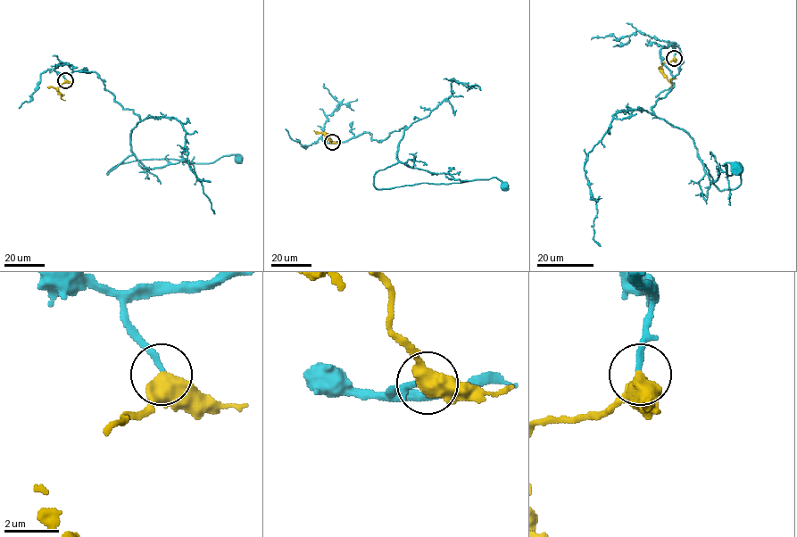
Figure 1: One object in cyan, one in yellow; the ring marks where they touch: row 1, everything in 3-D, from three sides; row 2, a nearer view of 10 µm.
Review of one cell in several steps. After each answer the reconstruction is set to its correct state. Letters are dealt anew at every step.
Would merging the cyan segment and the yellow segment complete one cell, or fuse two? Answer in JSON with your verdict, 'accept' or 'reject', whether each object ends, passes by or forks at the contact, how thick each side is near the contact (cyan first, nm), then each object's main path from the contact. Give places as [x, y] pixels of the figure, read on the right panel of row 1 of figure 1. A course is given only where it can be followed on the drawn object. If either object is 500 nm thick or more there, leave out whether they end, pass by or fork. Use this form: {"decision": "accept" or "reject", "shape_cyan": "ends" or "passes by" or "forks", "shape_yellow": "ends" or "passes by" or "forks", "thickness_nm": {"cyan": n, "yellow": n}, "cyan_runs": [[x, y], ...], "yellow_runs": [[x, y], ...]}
{"decision": "accept", "shape_cyan": "ends", "shape_yellow": "passes by", "thickness_nm": {"cyan": 200, "yellow": 480}, "cyan_runs": [[674, 57], [663, 46], [674, 86], [655, 115], [688, 134], [720, 190], [741, 183], [725, 163], [738, 168]], "yellow_runs": [[674, 58], [664, 61], [660, 69], [672, 86]]}

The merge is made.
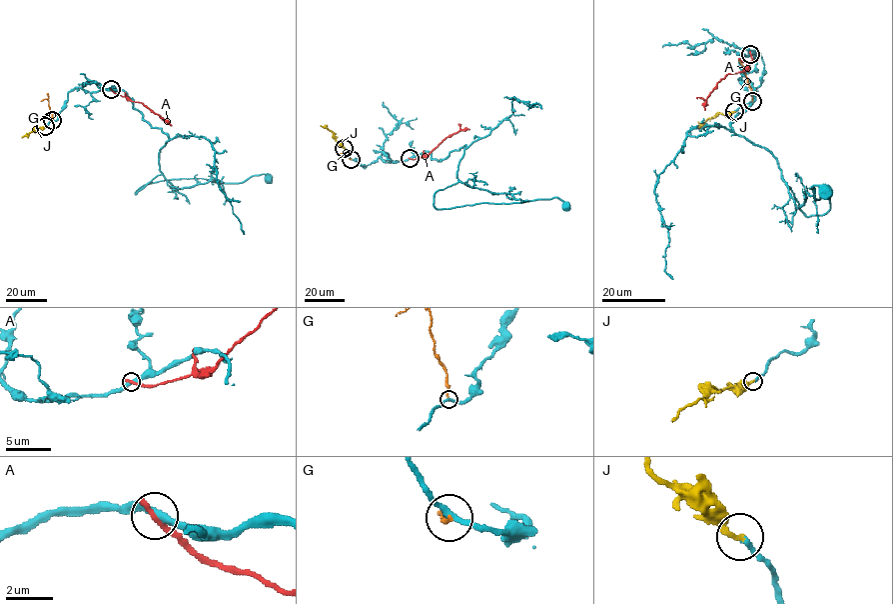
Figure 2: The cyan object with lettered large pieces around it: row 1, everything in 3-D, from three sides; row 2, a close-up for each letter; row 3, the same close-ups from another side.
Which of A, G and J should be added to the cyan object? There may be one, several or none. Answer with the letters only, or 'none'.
J

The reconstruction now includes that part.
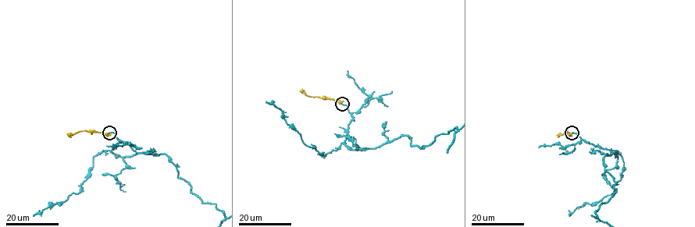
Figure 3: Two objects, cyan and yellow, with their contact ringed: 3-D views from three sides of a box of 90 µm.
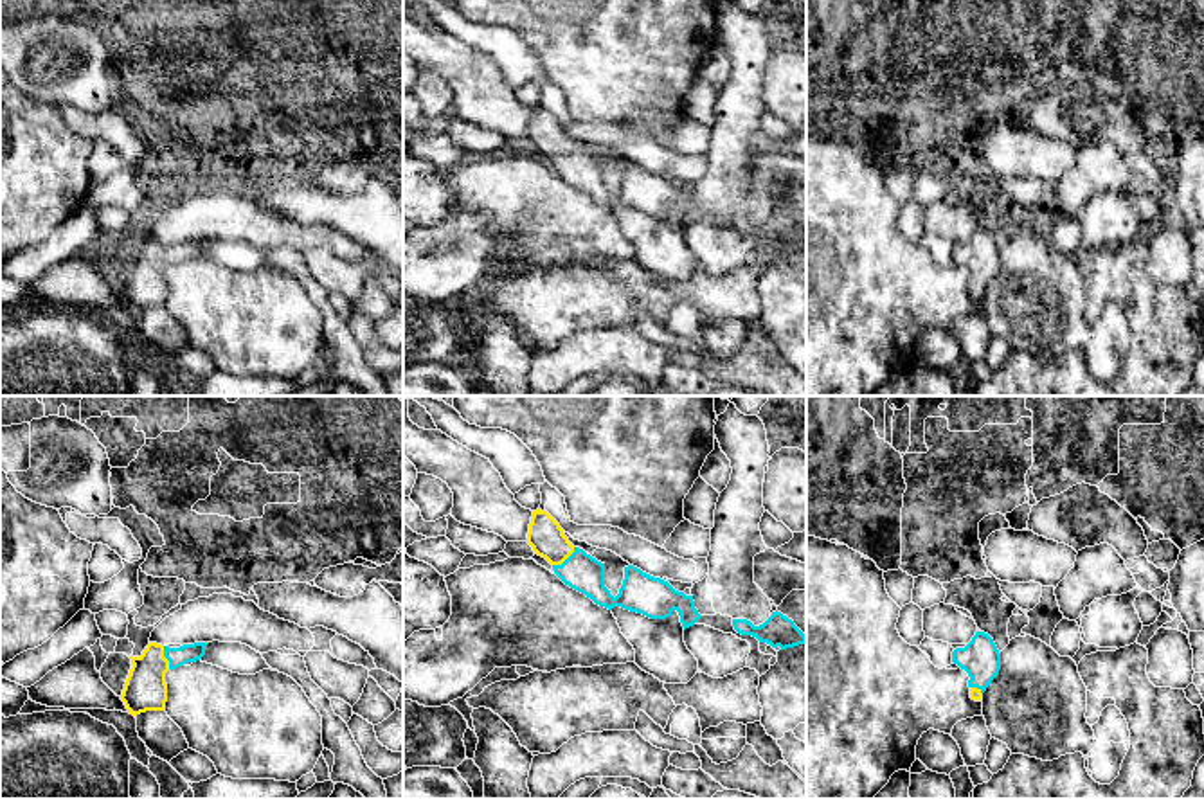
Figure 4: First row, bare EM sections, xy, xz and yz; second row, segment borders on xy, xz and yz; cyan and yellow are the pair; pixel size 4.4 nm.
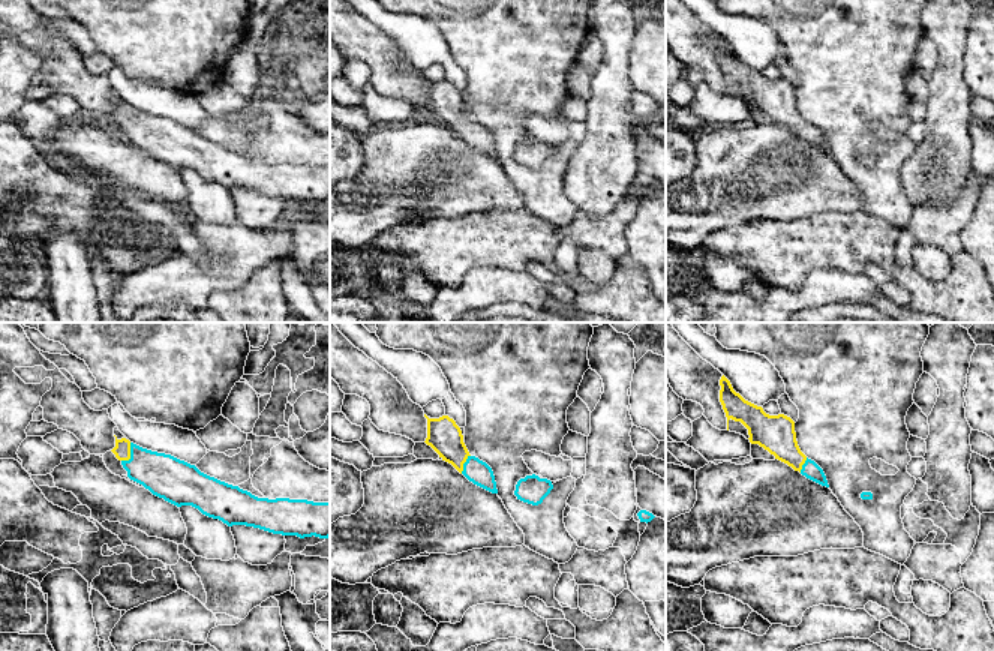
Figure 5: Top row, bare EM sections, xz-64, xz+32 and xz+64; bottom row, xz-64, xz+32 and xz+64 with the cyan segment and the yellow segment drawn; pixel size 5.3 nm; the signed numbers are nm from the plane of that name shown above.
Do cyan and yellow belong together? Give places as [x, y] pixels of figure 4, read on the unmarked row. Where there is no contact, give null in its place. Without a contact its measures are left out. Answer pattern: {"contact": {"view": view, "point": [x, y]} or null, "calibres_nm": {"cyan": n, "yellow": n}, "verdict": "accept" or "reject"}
{"contact": {"view": "xz", "point": [566, 157]}, "calibres_nm": {"cyan": 170, "yellow": 160}, "verdict": "accept"}

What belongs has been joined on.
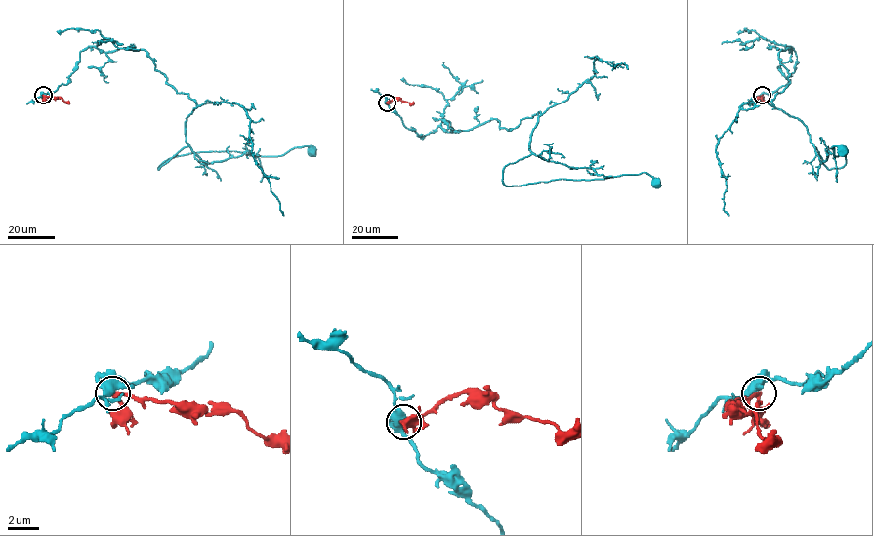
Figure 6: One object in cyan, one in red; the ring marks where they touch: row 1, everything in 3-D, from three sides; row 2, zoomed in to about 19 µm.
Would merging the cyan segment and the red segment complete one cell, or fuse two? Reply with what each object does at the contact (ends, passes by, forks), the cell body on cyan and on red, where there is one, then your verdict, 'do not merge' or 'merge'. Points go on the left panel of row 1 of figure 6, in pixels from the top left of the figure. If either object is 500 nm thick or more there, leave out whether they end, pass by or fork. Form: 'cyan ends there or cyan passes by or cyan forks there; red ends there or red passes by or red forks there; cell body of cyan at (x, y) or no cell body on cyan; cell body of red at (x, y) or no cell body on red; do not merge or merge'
cyan forks there; red passes by; cell body of cyan at (312, 150); no cell body on red; do not merge

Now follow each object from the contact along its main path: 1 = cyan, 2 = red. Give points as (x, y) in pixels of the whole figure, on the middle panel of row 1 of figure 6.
1: (387, 103), (424, 138), (538, 112), (507, 185), (642, 173), (655, 185)
2: (387, 103), (398, 98), (411, 103), (413, 102)

